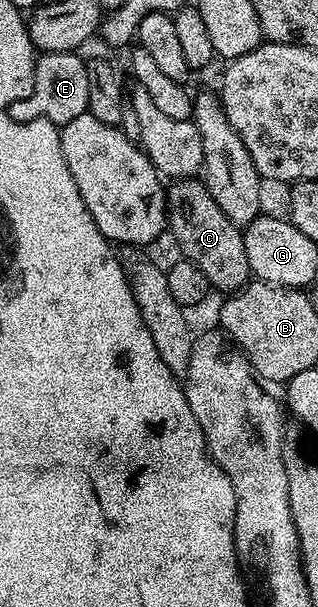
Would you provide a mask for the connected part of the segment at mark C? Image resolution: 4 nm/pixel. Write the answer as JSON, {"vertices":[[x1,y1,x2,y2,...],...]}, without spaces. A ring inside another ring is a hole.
{"vertices":[[201,179,174,180,171,185,166,193,168,232,178,239,181,255,204,270,204,278,208,278,211,289,226,292,222,294,241,292,252,280,248,254,244,254,243,229,216,206,216,198,208,194]]}

